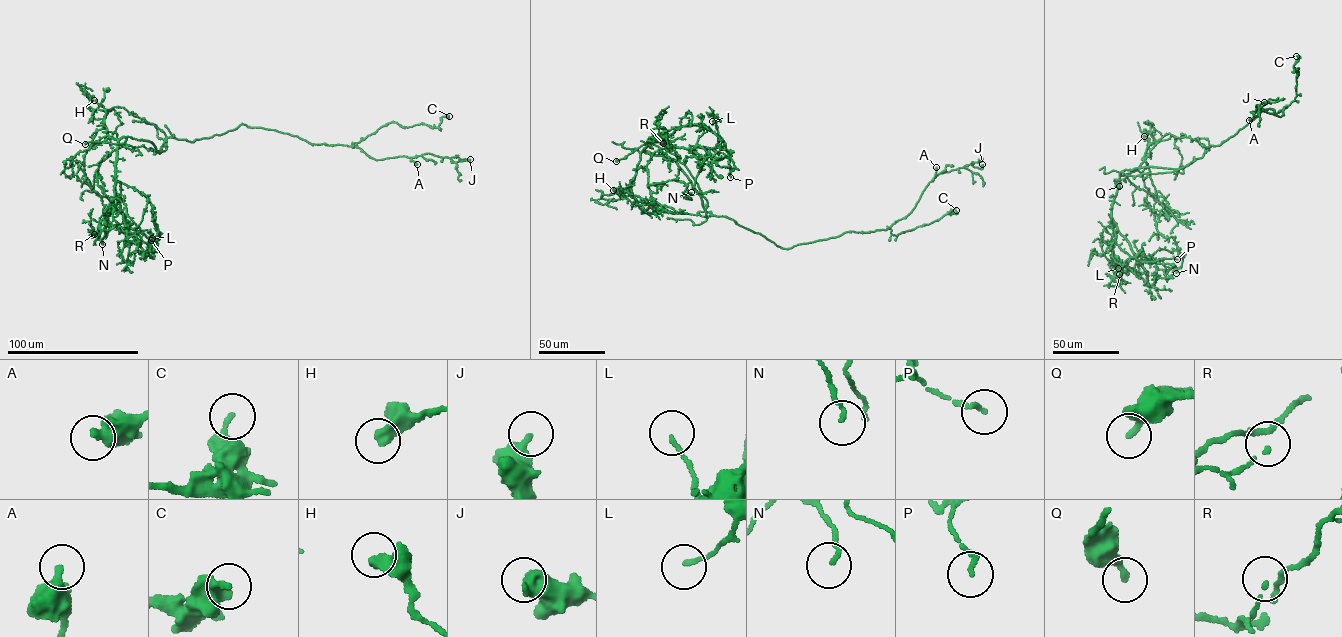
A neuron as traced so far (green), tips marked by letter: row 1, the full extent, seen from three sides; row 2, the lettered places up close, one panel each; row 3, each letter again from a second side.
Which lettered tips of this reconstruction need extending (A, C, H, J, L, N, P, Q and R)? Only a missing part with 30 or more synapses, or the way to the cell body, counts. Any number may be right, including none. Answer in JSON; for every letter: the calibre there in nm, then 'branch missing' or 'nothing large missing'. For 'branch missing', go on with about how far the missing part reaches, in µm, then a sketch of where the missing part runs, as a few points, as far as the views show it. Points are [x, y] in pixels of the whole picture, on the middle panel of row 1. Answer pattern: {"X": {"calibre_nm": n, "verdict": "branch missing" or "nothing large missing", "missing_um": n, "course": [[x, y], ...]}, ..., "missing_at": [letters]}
{"A": {"calibre_nm": 400, "verdict": "nothing large missing"}, "C": {"calibre_nm": 220, "verdict": "nothing large missing"}, "H": {"calibre_nm": 500, "verdict": "nothing large missing"}, "J": {"calibre_nm": 400, "verdict": "nothing large missing"}, "L": {"calibre_nm": 120, "verdict": "nothing large missing"}, "N": {"calibre_nm": 110, "verdict": "nothing large missing"}, "P": {"calibre_nm": 150, "verdict": "nothing large missing"}, "Q": {"calibre_nm": 280, "verdict": "nothing large missing"}, "R": {"calibre_nm": 100, "verdict": "nothing large missing"}, "missing_at": []}

